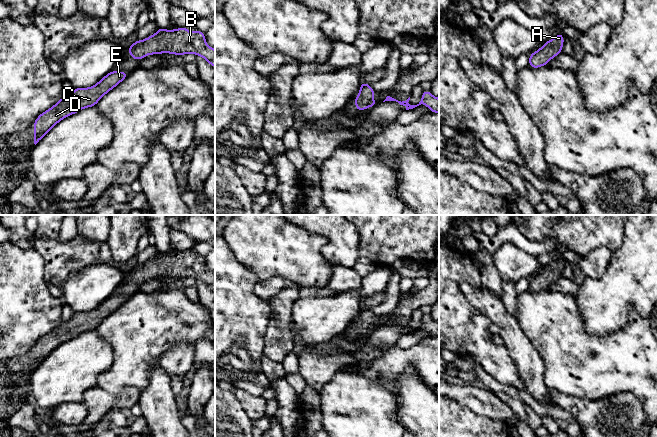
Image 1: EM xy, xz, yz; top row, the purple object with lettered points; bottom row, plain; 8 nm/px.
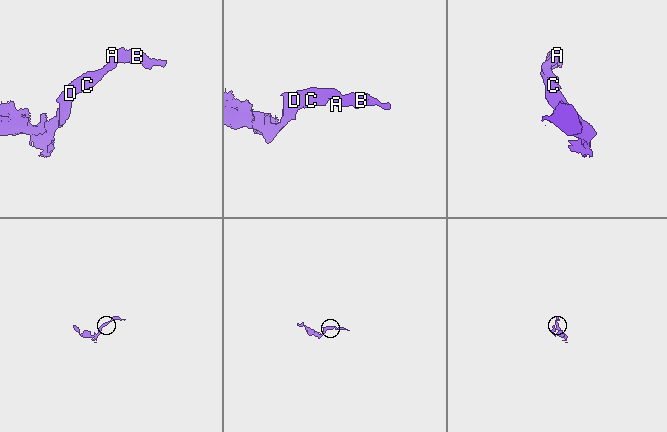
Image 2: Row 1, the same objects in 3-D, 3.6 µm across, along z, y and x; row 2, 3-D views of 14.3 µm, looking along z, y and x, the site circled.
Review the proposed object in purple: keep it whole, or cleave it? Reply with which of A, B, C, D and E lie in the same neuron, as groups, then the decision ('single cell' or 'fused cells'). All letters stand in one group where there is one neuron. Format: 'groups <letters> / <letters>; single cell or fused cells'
groups A B C D E; single cell

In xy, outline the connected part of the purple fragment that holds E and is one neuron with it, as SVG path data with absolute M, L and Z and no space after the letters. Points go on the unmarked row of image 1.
M111 295L94 310L74 312L73 316L41 337L34 345L34 368L36 369L57 347L64 342L87 331L94 331L110 314L122 306L129 298L121 295Z

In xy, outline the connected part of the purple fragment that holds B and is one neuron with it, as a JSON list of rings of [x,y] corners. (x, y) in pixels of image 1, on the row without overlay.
[[[158,251],[158,255],[154,259],[134,266],[128,272],[127,277],[137,285],[152,278],[184,279],[193,277],[203,281],[211,290],[215,291],[215,273],[207,269],[205,258],[198,254],[189,258],[188,255],[187,251],[175,254]]]

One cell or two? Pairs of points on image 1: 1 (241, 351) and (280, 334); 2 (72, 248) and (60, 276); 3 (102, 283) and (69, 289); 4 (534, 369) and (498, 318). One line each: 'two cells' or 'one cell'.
1: two cells
2: one cell
3: one cell
4: one cell

